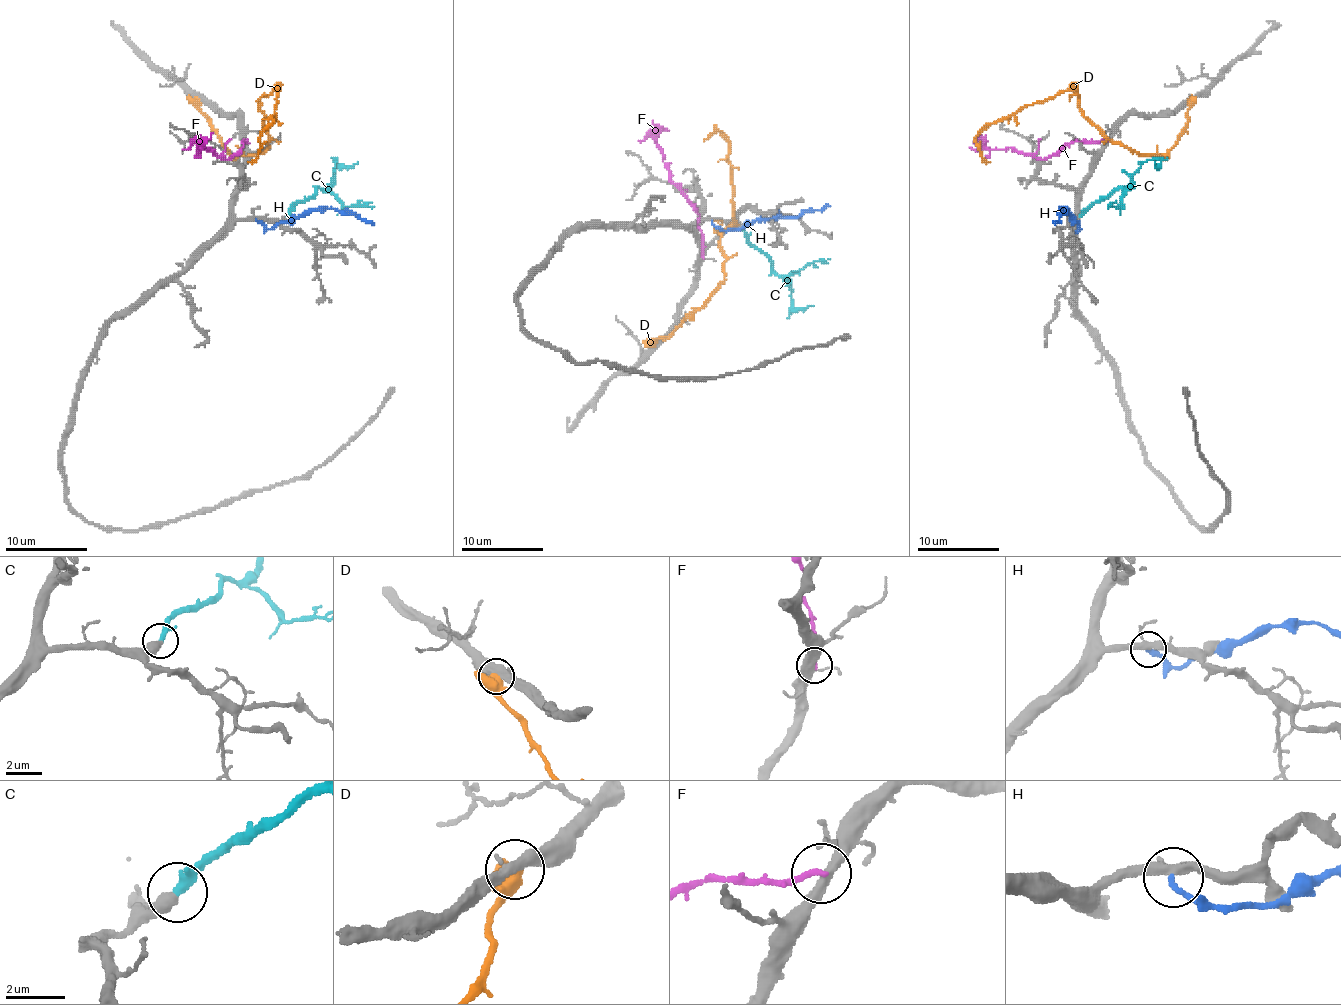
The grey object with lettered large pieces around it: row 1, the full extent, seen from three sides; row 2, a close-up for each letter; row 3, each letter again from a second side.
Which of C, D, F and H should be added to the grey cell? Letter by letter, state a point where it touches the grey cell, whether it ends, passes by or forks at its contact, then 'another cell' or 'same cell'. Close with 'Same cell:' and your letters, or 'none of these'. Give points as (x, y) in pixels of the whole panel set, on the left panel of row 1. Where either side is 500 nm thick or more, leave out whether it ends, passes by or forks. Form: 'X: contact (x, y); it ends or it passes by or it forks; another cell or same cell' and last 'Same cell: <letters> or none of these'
C: contact (288, 216); it passes by; same cell
D: contact (196, 98); another cell
F: contact (247, 140); it ends; another cell
H: contact (256, 220); it ends; another cell
Same cell: C

